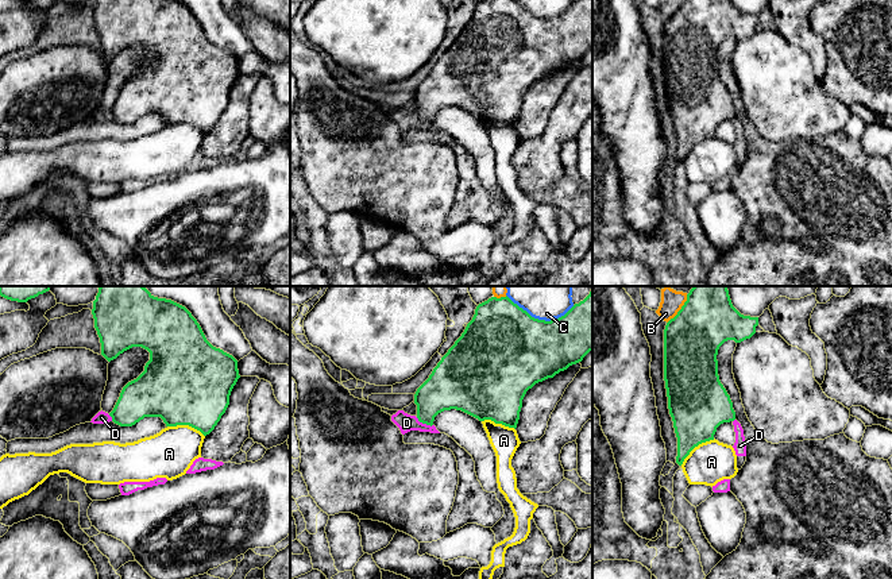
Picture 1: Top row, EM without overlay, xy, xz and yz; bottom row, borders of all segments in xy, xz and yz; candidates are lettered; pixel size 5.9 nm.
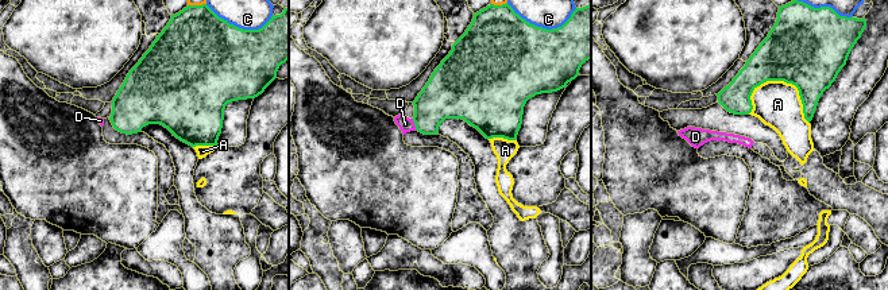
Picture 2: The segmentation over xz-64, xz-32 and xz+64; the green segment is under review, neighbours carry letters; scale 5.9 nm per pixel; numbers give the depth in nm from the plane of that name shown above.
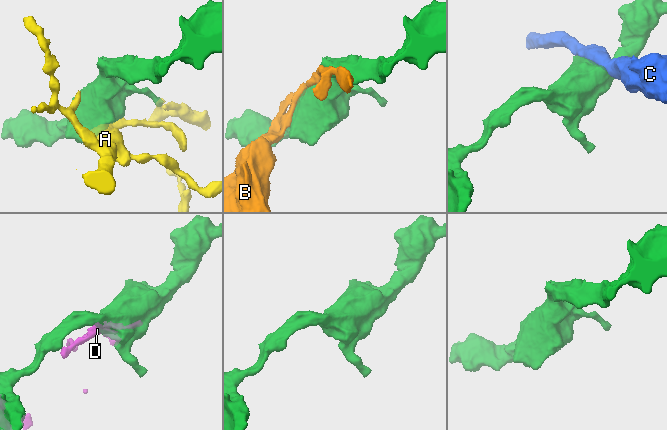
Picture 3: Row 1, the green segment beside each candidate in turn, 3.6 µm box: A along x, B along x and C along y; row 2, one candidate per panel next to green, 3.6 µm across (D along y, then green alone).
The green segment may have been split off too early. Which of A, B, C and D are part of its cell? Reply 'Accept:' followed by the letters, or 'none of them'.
Accept: none of them

